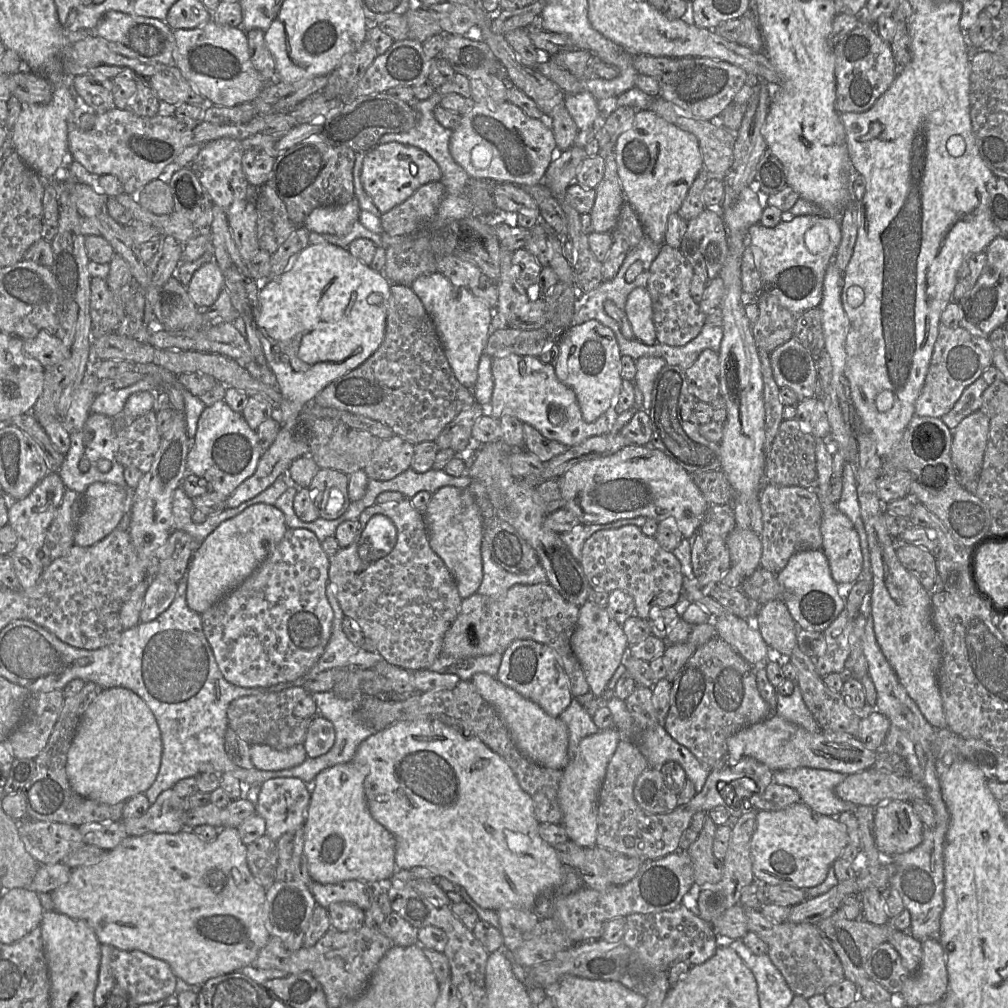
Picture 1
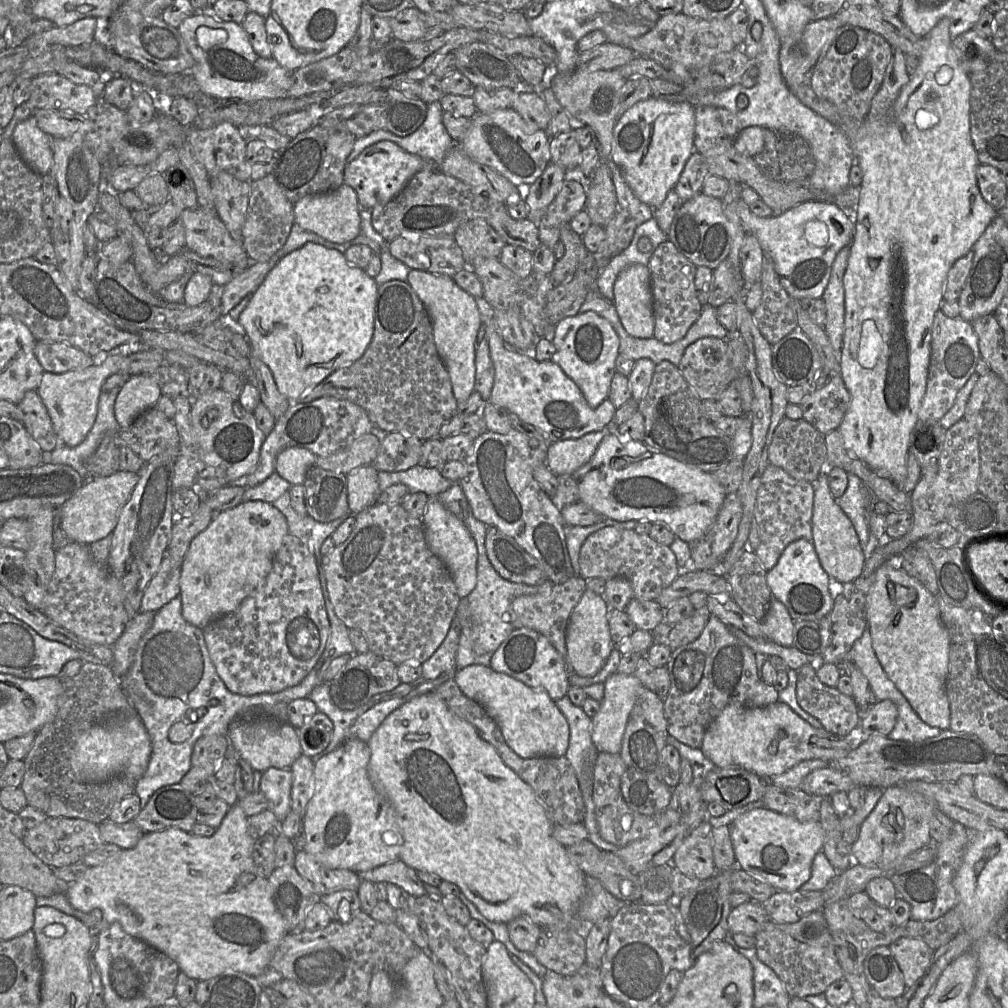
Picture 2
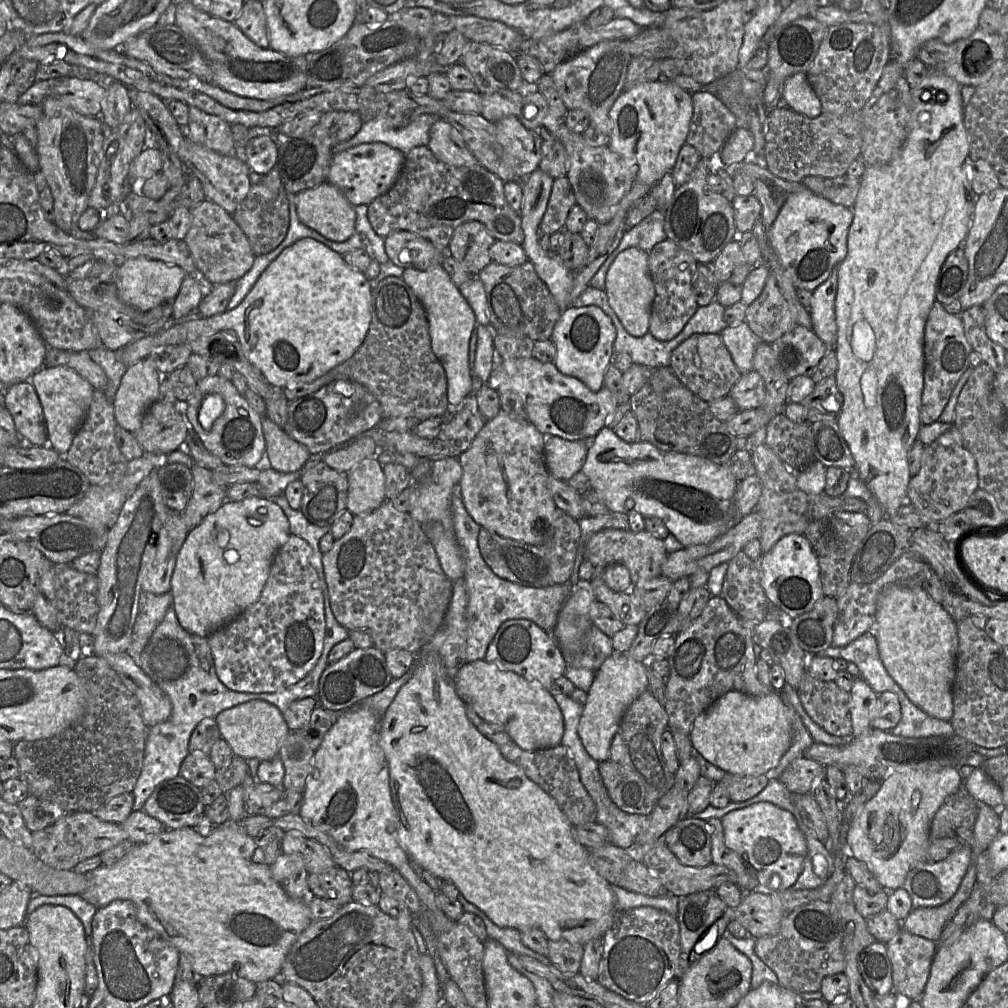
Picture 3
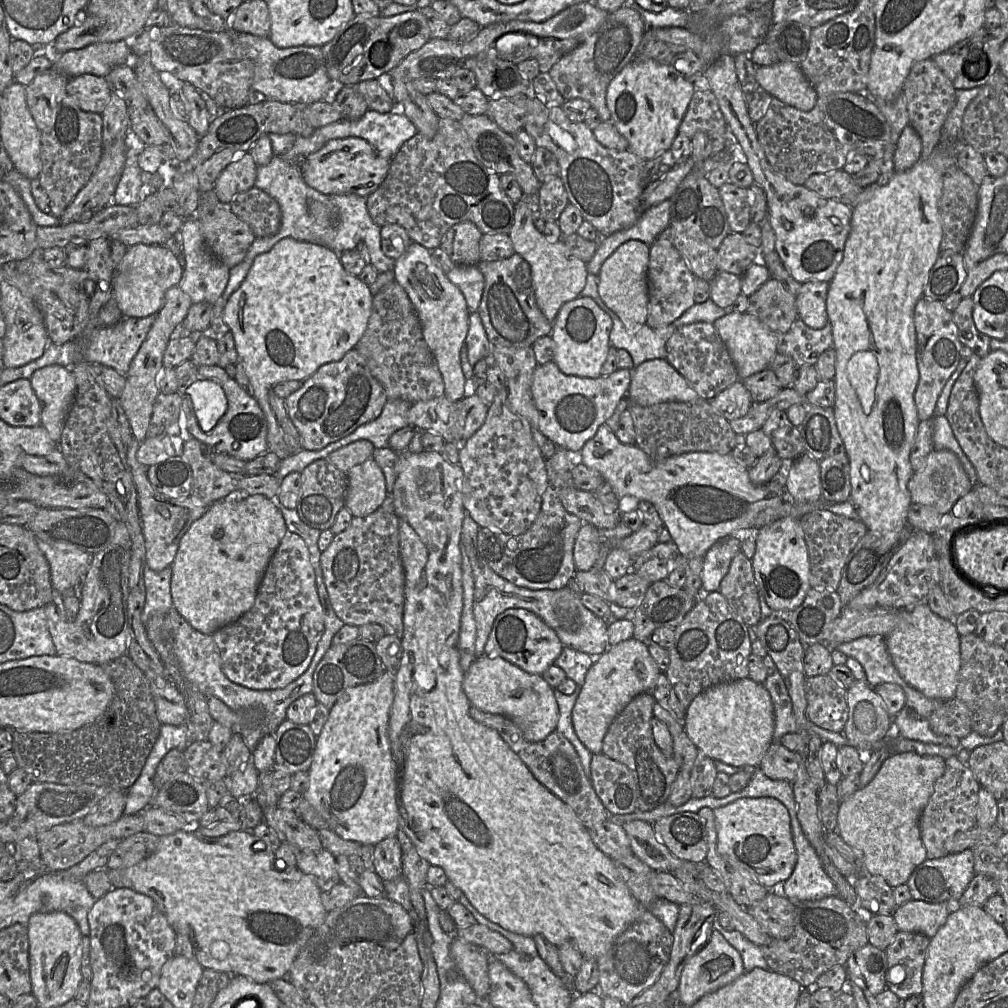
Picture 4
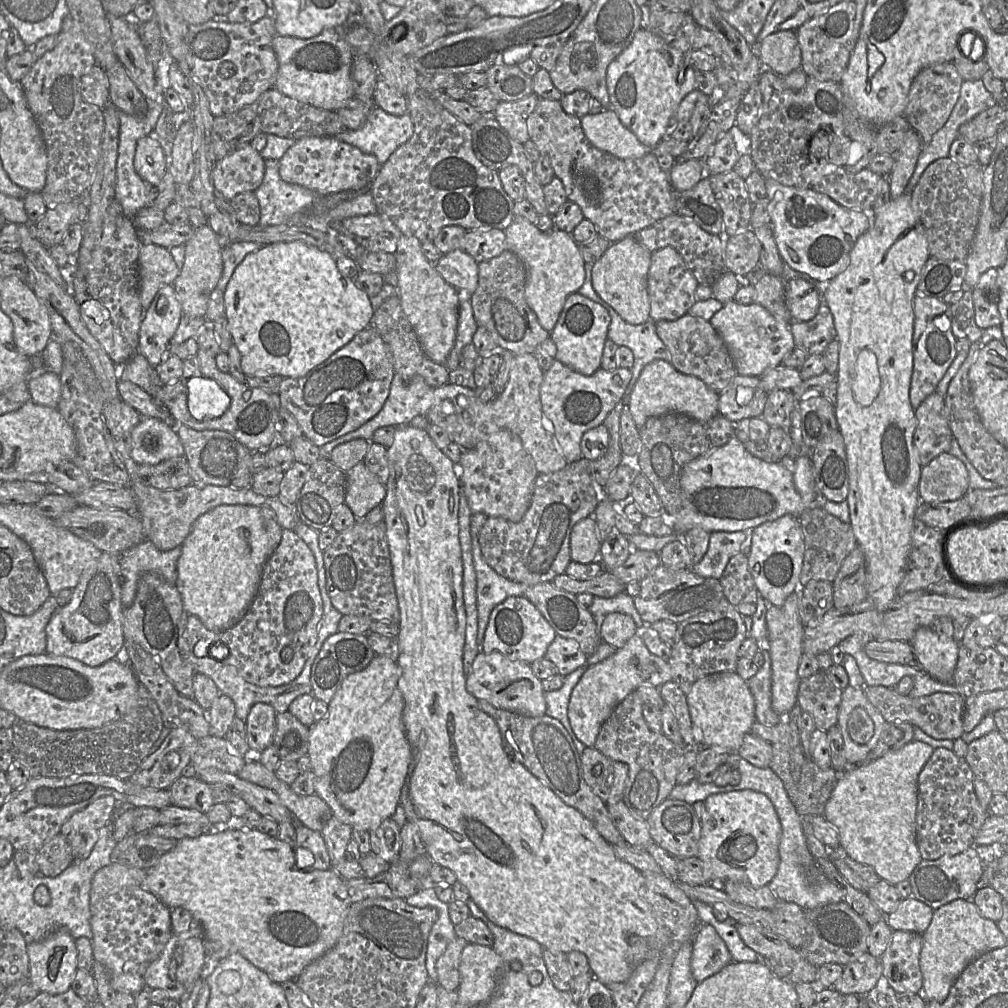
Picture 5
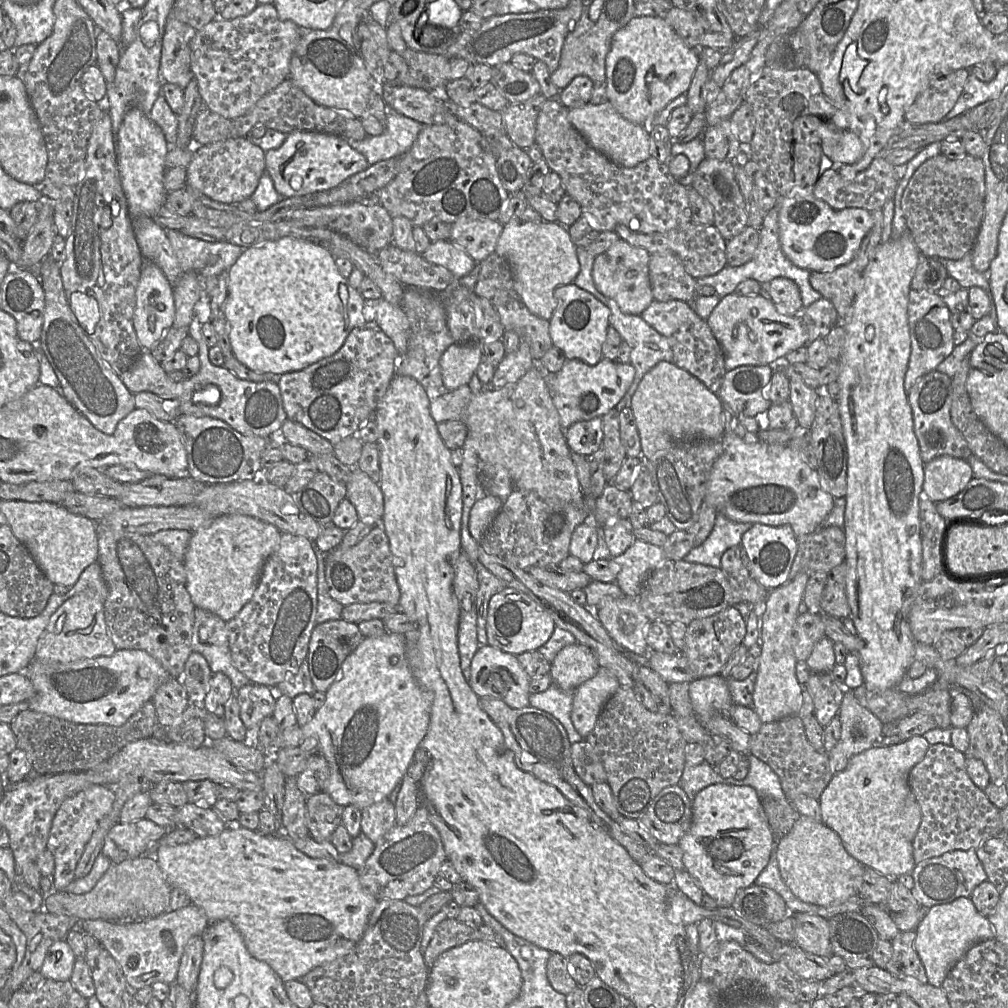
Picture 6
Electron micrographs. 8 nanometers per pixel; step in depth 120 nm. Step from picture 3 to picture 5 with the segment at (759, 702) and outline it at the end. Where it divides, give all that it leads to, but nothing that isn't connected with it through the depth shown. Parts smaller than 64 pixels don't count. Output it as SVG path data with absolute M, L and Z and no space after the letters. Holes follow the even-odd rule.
M717 672L698 679L687 695L687 703L694 736L705 747L720 747L736 753L745 734L751 733L751 727L757 721L754 697L747 682L736 672Z

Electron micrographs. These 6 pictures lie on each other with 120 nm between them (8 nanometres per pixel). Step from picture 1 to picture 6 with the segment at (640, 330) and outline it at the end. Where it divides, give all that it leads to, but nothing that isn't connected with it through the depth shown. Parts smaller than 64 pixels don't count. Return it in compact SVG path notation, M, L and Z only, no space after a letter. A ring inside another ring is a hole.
M620 238L607 251L595 257L593 280L596 288L604 296L616 301L624 313L641 316L653 301L649 260L650 254L645 249L633 246Z

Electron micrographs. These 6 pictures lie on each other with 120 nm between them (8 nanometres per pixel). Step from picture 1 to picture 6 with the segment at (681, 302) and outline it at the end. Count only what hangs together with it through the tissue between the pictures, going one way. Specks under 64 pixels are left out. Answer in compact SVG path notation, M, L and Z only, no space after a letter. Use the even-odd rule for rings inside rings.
M673 251L650 255L649 279L653 300L691 303L698 296L696 279L685 270L681 259Z

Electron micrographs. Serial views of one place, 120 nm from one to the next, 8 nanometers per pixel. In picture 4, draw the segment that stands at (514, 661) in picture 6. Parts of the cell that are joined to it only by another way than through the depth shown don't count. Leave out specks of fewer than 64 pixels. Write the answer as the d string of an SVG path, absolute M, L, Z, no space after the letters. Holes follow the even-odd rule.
M485 654L477 657L464 675L463 690L473 707L508 717L521 729L529 742L543 741L557 729L559 709L554 697L554 689L541 675L530 674L502 657L489 657Z

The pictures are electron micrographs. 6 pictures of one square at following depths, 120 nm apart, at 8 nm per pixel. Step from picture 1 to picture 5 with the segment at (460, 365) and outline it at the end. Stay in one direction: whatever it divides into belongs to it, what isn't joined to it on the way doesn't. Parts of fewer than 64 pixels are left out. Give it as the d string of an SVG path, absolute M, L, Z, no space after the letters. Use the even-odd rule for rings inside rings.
M402 234L394 253L397 261L397 295L426 355L438 364L446 363L456 341L459 319L459 291L435 269L415 236Z

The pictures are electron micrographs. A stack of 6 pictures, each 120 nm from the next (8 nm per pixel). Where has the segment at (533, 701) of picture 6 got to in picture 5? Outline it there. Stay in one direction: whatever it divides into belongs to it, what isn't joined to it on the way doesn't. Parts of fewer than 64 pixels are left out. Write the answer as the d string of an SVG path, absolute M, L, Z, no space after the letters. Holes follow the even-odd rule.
M586 664L564 676L564 684L560 689L545 692L545 700L547 703L546 714L558 719L562 723L573 740L579 754L583 752L586 746L577 738L572 729L568 717L568 705L573 689L580 681L588 667L589 666Z

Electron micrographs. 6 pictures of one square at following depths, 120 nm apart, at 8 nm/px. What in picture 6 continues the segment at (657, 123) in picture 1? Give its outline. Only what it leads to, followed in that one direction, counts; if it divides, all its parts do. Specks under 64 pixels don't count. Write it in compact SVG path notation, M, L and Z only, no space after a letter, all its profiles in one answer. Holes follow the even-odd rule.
M635 16L630 22L623 28L618 30L613 36L610 51L606 56L606 87L608 101L614 106L616 111L630 122L642 125L644 127L654 126L652 125L653 118L661 110L663 110L671 101L680 96L681 94L687 93L691 85L693 75L700 62L699 49L696 47L687 46L684 41L678 36L674 29L667 23L662 16Z

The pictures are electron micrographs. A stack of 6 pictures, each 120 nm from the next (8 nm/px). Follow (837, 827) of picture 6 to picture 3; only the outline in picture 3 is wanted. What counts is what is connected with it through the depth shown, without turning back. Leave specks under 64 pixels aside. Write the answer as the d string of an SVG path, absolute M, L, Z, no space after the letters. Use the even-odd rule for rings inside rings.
M945 766L938 770L915 770L894 773L881 782L877 794L867 801L849 825L845 854L865 863L883 889L902 888L908 872L927 858L931 844L931 821L945 799L964 784L977 801L999 810L1003 807L999 786L979 766L963 781L958 769Z

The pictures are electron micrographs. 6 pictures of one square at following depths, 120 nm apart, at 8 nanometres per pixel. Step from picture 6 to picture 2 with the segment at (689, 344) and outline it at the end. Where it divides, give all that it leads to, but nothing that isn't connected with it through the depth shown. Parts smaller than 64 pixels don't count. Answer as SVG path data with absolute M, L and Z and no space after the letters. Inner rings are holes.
M716 337L700 338L685 349L677 368L700 400L717 400L729 383L739 376L731 365L728 350L727 339Z

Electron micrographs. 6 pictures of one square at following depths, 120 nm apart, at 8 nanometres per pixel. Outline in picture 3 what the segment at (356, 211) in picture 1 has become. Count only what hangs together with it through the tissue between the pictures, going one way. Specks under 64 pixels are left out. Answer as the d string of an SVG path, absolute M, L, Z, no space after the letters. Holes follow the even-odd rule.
M328 182L297 194L297 214L304 225L331 241L344 242L355 232L354 206L347 200L341 189Z

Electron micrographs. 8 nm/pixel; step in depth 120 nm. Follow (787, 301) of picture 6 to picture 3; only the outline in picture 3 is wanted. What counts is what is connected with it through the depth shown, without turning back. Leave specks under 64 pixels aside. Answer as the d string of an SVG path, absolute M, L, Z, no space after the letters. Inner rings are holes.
M836 265L830 276L812 294L809 314L812 331L829 347L834 348L837 341L835 299L838 288L838 269Z

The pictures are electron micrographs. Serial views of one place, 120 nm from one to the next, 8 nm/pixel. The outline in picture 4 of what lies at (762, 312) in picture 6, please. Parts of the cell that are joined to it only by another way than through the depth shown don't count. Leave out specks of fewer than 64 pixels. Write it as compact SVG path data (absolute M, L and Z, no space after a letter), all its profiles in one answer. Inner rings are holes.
M729 312L715 320L713 326L725 344L741 380L769 368L778 353L777 346L780 335L747 312Z

